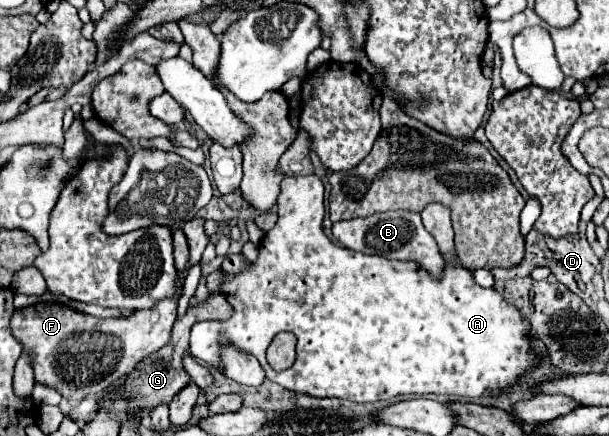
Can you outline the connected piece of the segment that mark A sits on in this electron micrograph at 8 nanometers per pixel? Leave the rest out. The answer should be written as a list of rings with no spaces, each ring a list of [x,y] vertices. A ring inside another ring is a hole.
[[[311,174],[311,176],[293,176],[293,178],[283,178],[281,182],[281,192],[277,198],[277,206],[279,206],[279,220],[277,224],[265,232],[263,240],[261,240],[261,248],[259,248],[259,256],[255,262],[249,264],[249,268],[245,268],[243,272],[237,274],[227,274],[223,272],[223,282],[221,282],[221,292],[227,298],[227,302],[233,306],[233,314],[229,320],[207,320],[207,322],[197,322],[191,328],[191,340],[189,340],[189,354],[197,360],[207,362],[209,366],[217,368],[219,372],[223,372],[223,362],[221,362],[221,346],[235,346],[241,352],[253,354],[261,368],[265,370],[267,378],[271,382],[281,384],[283,388],[297,392],[297,394],[307,394],[313,398],[339,398],[339,400],[351,400],[351,402],[379,402],[379,400],[391,400],[395,396],[411,396],[411,394],[447,394],[447,396],[467,396],[467,398],[487,398],[487,396],[501,396],[511,392],[511,388],[515,384],[519,384],[519,380],[523,376],[527,376],[533,368],[539,366],[539,362],[543,362],[543,356],[539,356],[533,346],[531,346],[531,324],[523,318],[523,314],[511,306],[507,300],[503,300],[501,294],[497,294],[493,288],[481,288],[475,280],[473,274],[461,266],[459,258],[455,258],[451,264],[445,264],[443,274],[439,278],[431,276],[427,270],[417,268],[415,262],[399,262],[399,260],[387,260],[381,256],[369,256],[369,254],[361,254],[361,252],[353,252],[349,248],[341,248],[335,246],[321,230],[321,222],[323,222],[323,184],[321,180]],[[279,332],[291,332],[297,338],[297,358],[295,364],[283,372],[275,372],[267,360],[265,360],[265,352],[267,346],[271,344],[271,340],[275,338],[275,334]]]

